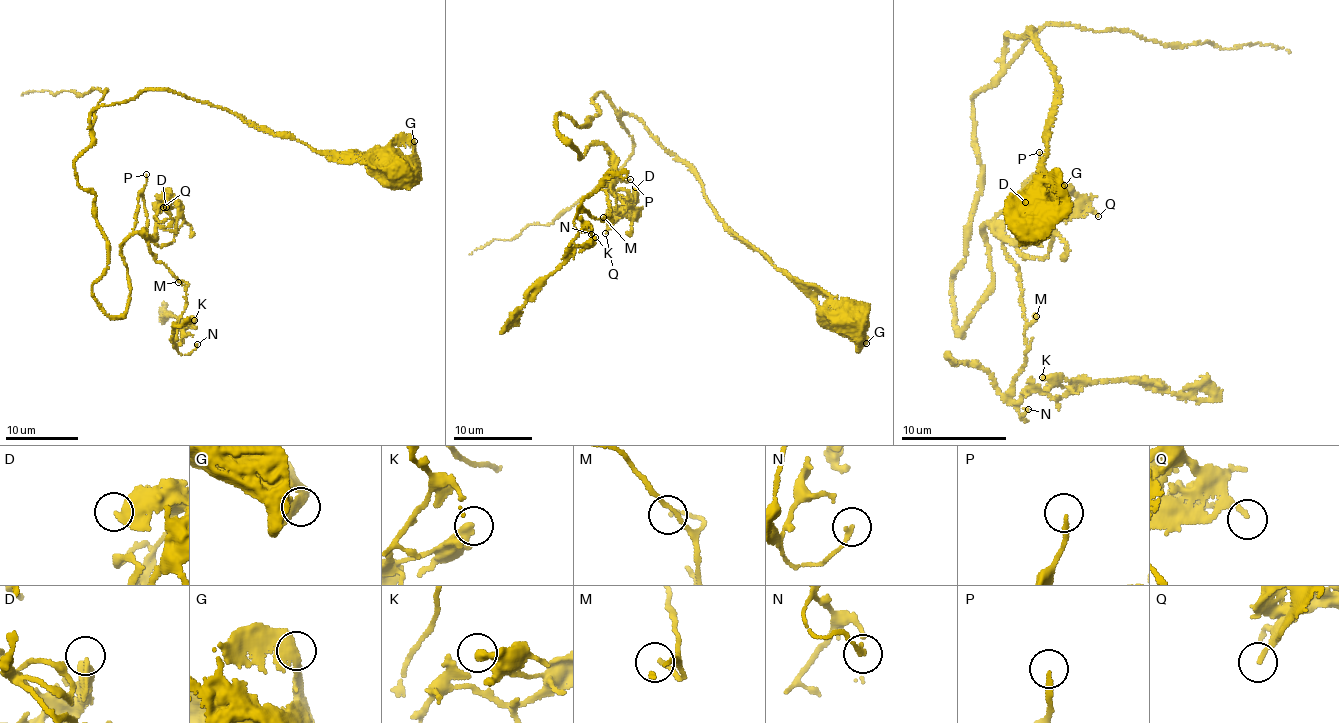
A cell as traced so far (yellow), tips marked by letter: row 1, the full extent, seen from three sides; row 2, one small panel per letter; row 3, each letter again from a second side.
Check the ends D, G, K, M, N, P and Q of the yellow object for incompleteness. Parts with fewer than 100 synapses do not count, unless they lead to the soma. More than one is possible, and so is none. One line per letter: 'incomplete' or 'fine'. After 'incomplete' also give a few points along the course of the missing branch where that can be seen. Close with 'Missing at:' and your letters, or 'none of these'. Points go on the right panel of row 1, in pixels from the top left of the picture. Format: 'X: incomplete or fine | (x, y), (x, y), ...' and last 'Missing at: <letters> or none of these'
D: fine
G: fine
K: fine
M: fine
N: fine
P: incomplete
Q: fine
Missing at: P

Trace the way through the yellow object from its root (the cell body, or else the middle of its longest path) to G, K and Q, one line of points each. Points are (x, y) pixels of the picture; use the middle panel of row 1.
G: (847, 313), (866, 343)
K: (847, 313), (601, 91), (589, 125), (553, 122), (612, 154), (610, 214), (579, 211), (571, 246), (595, 237)
Q: (847, 313), (725, 229), (601, 91), (589, 125), (553, 122), (580, 157), (612, 154), (605, 233)

